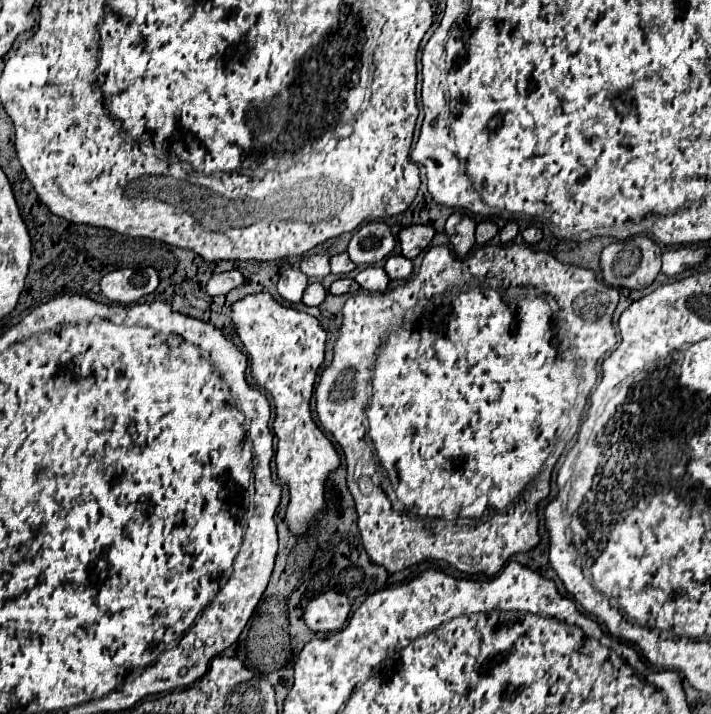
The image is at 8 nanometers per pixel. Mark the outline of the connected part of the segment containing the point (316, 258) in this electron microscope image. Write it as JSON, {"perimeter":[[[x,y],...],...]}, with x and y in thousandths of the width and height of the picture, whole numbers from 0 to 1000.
{"perimeter":[[[457,356],[426,359],[423,378],[435,389],[457,389],[463,384],[463,359],[457,359]]]}

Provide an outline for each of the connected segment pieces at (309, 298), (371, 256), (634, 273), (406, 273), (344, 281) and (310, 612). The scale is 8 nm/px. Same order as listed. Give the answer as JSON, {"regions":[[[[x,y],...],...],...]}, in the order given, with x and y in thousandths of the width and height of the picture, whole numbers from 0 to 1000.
{"regions":[[[[449,395],[435,398],[426,412],[426,426],[429,429],[449,429],[454,420],[457,420],[457,403]]],[[[516,311],[496,328],[488,356],[502,373],[519,373],[544,361],[553,347],[556,347],[556,333],[544,314]]],[[[887,331],[882,336],[865,336],[845,356],[845,378],[848,392],[857,401],[904,406],[916,401],[924,384],[930,381],[930,347],[913,331]]],[[[547,359],[541,367],[541,381],[550,392],[570,392],[581,384],[581,367],[570,359]]],[[[477,389],[477,392],[471,392],[468,398],[466,398],[466,403],[463,403],[463,409],[466,412],[491,412],[491,409],[496,409],[496,392],[494,389]]],[[[456,829],[429,852],[429,874],[440,885],[474,885],[494,854],[491,838],[478,829]]]]}

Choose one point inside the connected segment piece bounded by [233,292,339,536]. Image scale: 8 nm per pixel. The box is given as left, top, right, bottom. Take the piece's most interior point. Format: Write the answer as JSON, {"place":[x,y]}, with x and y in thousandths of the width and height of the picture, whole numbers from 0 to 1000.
{"place":[404,486]}

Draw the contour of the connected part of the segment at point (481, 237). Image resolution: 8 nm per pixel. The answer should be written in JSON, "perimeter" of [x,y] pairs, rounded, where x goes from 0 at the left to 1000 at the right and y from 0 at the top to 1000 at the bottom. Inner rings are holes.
{"perimeter":[[[679,308],[677,314],[671,314],[671,342],[679,345],[682,339],[688,339],[696,328],[702,325],[699,314],[693,308]]]}

